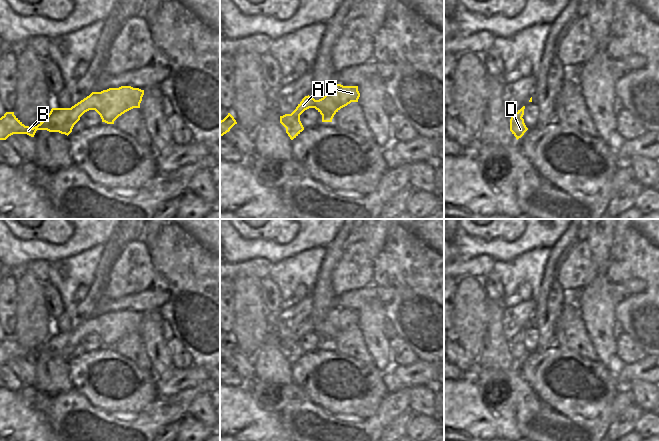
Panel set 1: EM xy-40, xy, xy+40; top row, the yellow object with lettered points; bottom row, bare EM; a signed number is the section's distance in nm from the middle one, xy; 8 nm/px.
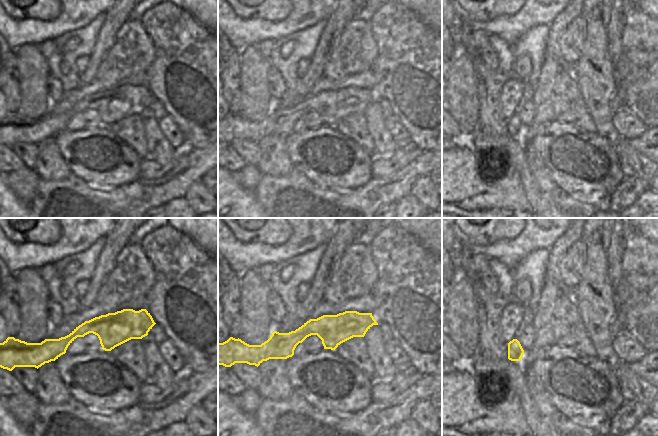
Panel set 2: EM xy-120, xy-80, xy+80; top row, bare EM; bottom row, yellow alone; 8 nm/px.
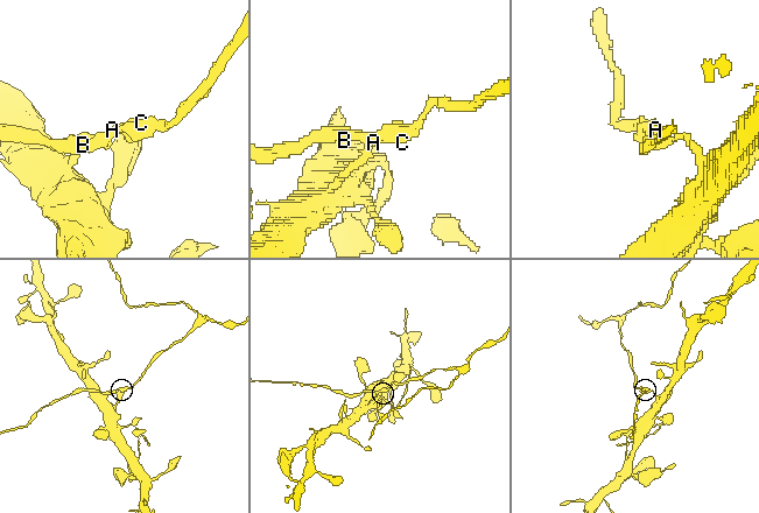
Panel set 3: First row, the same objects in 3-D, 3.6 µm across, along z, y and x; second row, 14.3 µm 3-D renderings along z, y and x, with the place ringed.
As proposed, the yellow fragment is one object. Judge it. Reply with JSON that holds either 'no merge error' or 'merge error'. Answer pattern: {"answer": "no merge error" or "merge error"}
{"answer": "merge error"}

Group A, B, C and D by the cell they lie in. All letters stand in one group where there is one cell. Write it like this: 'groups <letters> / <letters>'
groups A B C / D

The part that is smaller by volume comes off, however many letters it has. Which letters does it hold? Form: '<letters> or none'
A, B, C.

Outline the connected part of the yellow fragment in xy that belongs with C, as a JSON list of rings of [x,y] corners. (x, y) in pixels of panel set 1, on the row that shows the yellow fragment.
[[[333,84],[328,89],[326,95],[315,100],[311,96],[305,96],[291,114],[280,116],[280,123],[286,125],[297,118],[309,108],[315,108],[322,115],[322,122],[332,122],[334,115],[351,102],[358,102],[360,93],[358,86],[343,86]]]

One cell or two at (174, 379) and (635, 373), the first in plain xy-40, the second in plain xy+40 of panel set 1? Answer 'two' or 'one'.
one

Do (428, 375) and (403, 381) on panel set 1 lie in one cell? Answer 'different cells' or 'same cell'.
same cell

